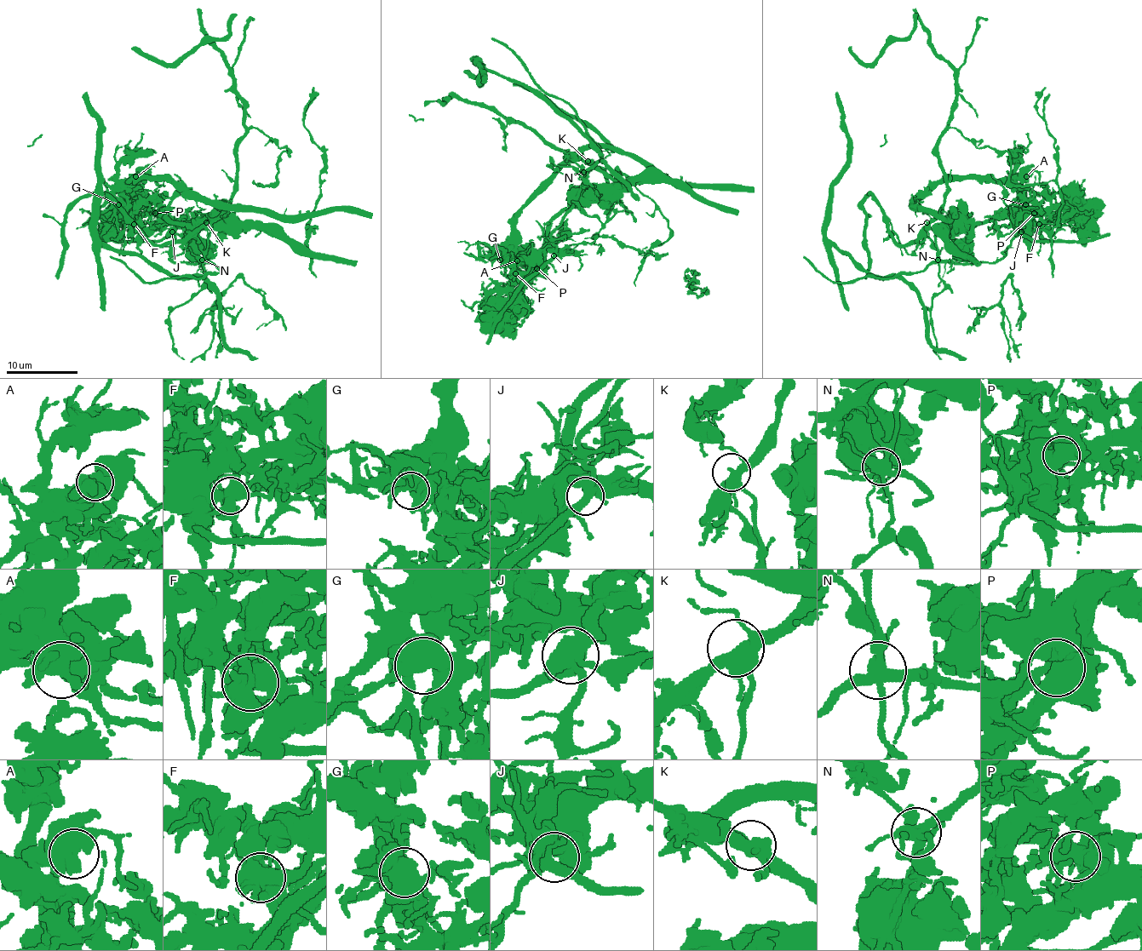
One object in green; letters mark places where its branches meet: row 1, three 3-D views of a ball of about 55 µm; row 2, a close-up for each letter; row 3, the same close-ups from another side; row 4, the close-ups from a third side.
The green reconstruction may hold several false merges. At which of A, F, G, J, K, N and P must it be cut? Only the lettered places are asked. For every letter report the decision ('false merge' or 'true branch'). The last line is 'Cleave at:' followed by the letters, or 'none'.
A: true branch
F: false merge
G: true branch
J: true branch
K: true branch
N: false merge
P: false merge
Cleave at: F, N, P

